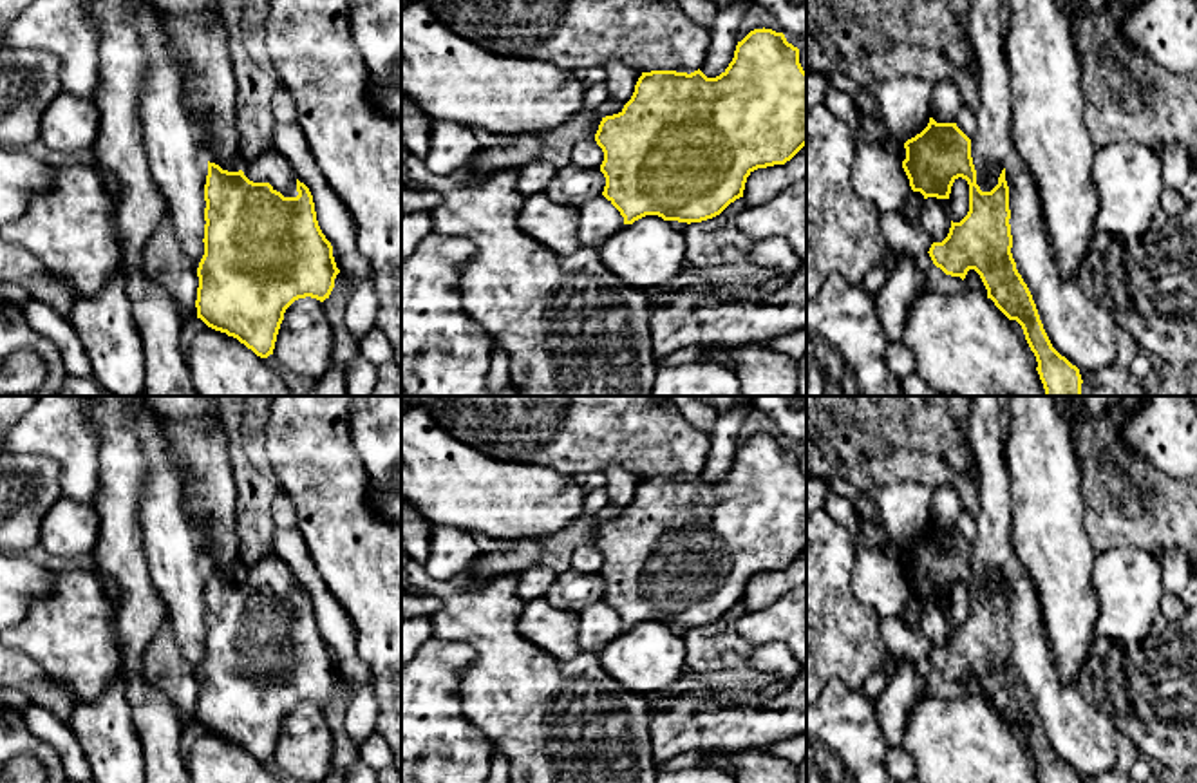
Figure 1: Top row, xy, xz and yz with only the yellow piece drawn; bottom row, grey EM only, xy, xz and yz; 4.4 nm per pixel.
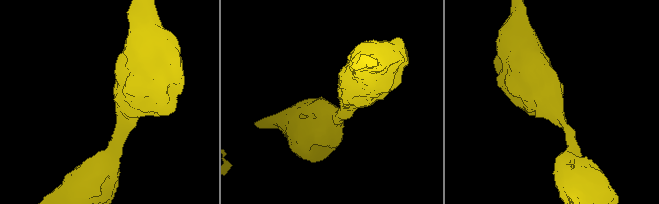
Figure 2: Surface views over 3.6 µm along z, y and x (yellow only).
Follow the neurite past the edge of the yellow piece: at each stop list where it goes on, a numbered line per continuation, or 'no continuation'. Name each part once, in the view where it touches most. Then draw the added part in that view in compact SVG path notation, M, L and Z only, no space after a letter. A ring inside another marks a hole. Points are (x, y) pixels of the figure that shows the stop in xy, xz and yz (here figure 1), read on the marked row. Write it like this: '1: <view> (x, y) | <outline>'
1: xy (272, 167) | M271 148L260 154L246 168L246 177L253 183L269 183L273 190L284 197L297 197L297 174L289 161L277 150Z

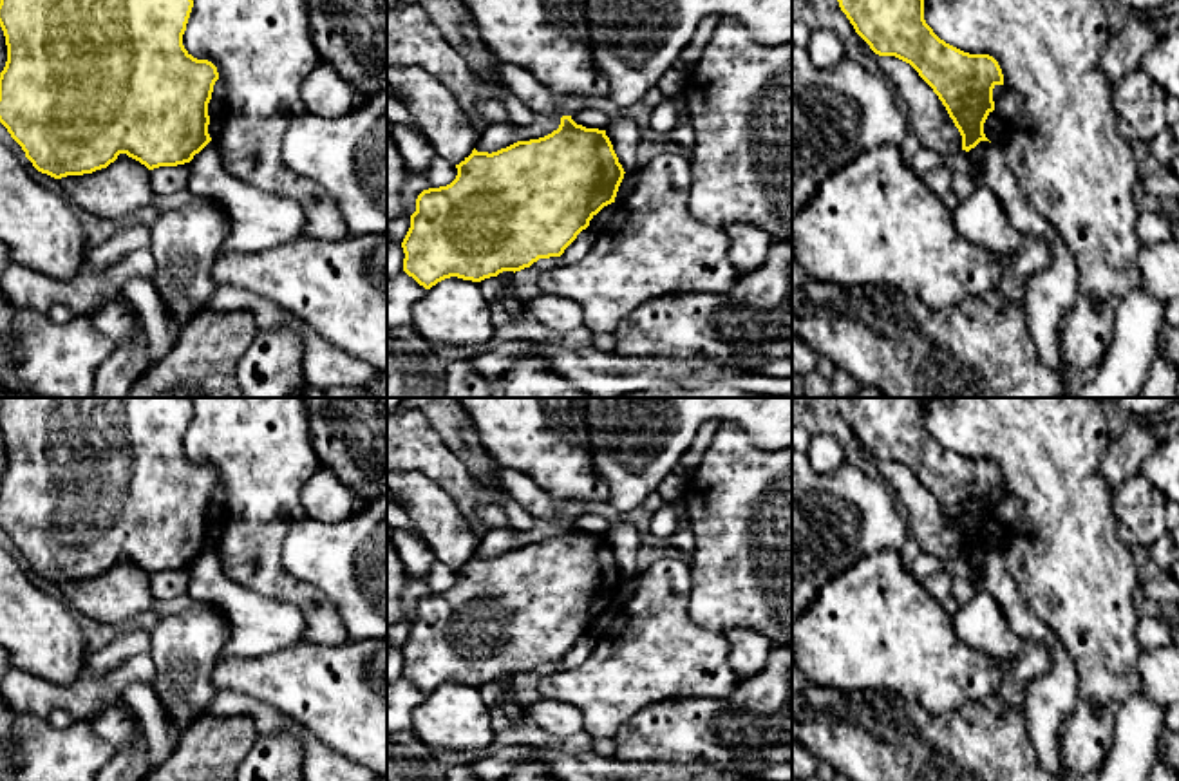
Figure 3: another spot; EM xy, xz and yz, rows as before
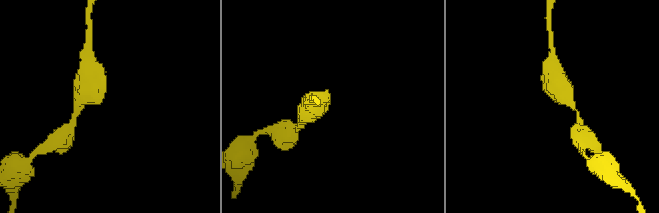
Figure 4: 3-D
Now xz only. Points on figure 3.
no continuation

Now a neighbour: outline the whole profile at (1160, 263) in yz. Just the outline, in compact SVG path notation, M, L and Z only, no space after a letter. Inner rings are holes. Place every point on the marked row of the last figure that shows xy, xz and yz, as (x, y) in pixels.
M1170 240L1143 246L1139 255L1141 287L1163 302L1179 298L1179 244Z

